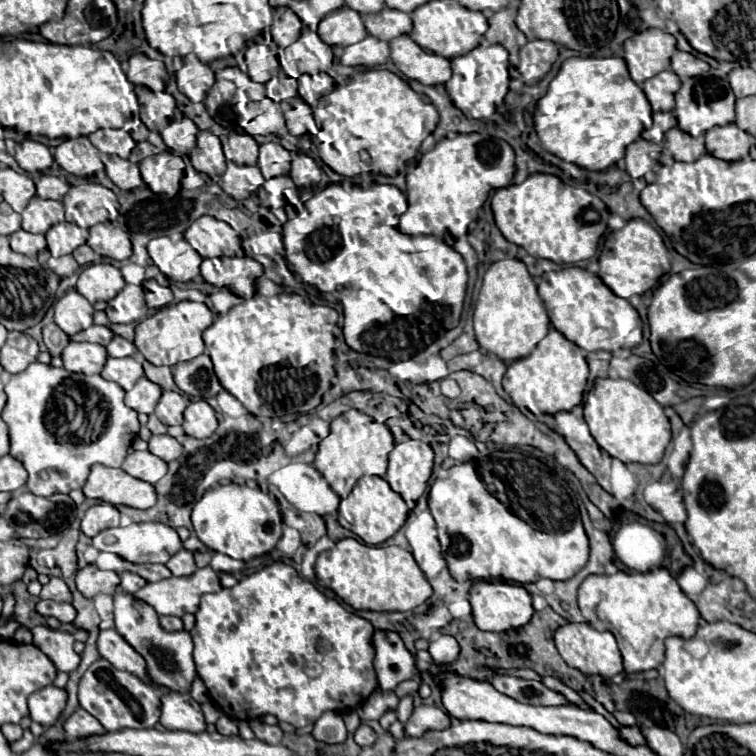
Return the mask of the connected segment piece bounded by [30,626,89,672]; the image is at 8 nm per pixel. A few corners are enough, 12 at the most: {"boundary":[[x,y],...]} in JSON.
{"boundary":[[48,626],[30,630],[38,646],[62,672],[80,664],[76,641],[88,632],[74,634]]}

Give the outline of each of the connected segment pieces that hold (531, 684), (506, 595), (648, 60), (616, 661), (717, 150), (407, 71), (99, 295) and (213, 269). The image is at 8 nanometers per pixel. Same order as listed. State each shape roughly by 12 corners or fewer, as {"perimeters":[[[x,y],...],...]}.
{"perimeters":[[[496,674],[498,692],[534,706],[568,704],[542,682]],[[474,582],[472,616],[480,630],[522,628],[534,614],[522,586]],[[650,28],[624,42],[630,78],[640,86],[670,70],[676,38]],[[590,624],[554,632],[564,662],[582,674],[624,672],[618,640]],[[736,124],[704,134],[706,150],[720,160],[742,160],[754,138]],[[410,36],[390,42],[392,62],[406,78],[448,82],[450,60],[422,50]],[[90,264],[76,290],[94,304],[112,300],[124,278],[112,264]],[[244,256],[204,260],[206,282],[254,296],[262,264]]]}

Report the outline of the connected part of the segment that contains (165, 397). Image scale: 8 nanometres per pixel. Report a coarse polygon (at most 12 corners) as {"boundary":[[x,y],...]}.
{"boundary":[[162,392],[156,416],[162,424],[182,424],[188,398]]}

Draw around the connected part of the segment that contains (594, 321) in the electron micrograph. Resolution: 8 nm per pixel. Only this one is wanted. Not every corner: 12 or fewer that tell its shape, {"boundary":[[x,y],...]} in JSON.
{"boundary":[[596,274],[538,278],[552,326],[586,352],[642,342],[642,320]]}

